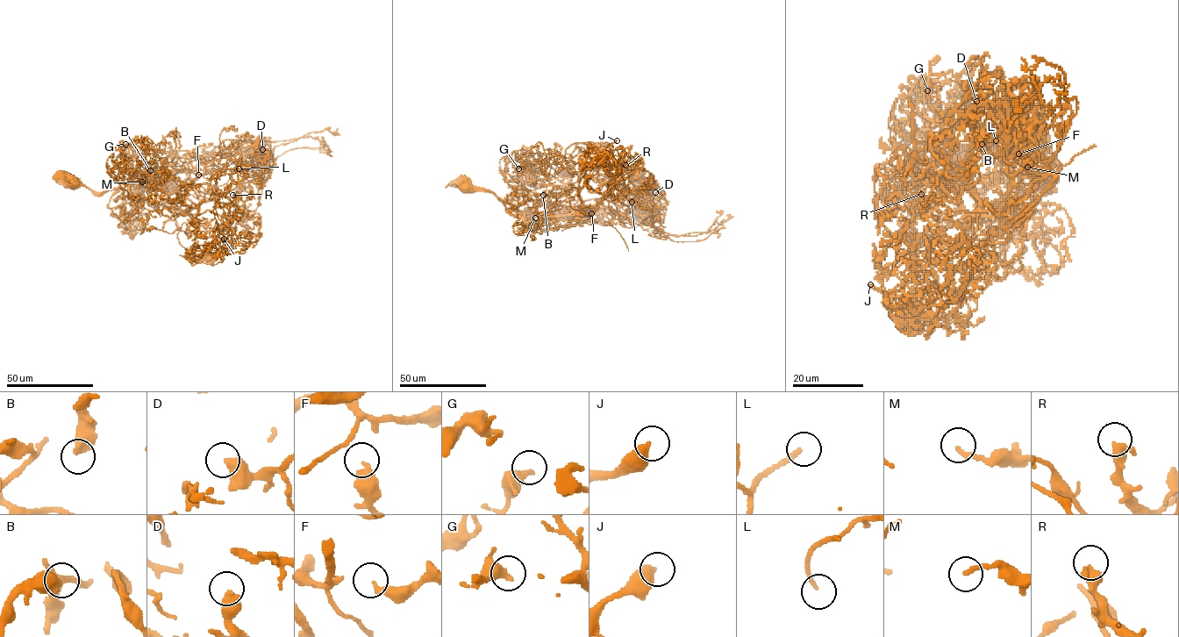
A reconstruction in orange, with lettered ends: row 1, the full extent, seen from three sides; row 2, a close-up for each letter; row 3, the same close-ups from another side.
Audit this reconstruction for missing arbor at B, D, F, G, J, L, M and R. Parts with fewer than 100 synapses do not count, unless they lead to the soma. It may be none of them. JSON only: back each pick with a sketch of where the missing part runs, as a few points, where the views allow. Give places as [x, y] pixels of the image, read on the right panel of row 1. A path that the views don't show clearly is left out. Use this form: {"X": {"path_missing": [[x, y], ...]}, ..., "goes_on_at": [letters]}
{"J": {"path_missing": [[870, 284], [873, 267], [881, 261], [882, 255], [880, 246], [890, 262]]}, "L": {"path_missing": [[996, 140], [991, 130], [1007, 90], [1004, 76], [1007, 72]]}, "goes_on_at": ["J", "L"]}

